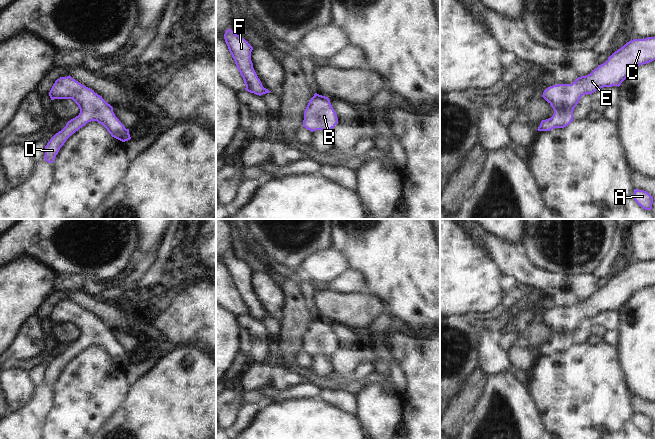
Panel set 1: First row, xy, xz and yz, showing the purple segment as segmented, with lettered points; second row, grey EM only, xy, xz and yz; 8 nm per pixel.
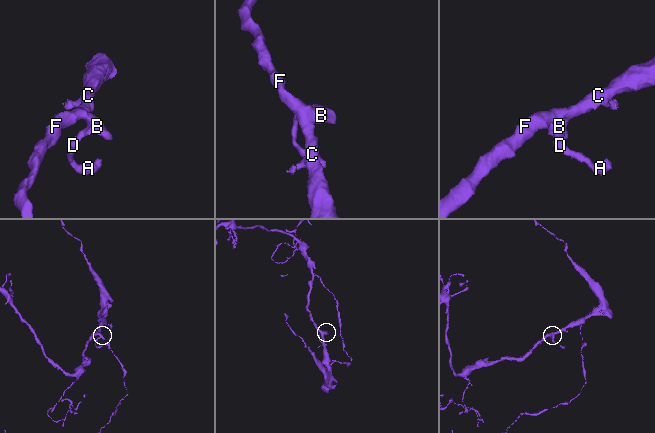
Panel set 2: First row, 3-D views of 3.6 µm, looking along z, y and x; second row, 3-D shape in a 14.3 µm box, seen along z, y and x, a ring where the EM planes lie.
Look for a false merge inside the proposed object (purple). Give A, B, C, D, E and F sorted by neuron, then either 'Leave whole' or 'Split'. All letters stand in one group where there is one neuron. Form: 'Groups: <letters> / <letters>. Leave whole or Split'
Groups: A B C D E F. Leave whole

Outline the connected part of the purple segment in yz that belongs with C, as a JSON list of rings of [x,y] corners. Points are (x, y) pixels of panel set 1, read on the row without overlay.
[[[655,260],[633,263],[615,275],[608,284],[590,298],[578,301],[572,308],[557,308],[544,314],[542,321],[551,329],[554,338],[542,344],[538,355],[564,352],[573,343],[574,332],[585,318],[603,311],[620,310],[639,289],[655,284]]]

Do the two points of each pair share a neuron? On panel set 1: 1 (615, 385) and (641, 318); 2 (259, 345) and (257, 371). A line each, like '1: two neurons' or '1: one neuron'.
1: two neurons
2: two neurons

